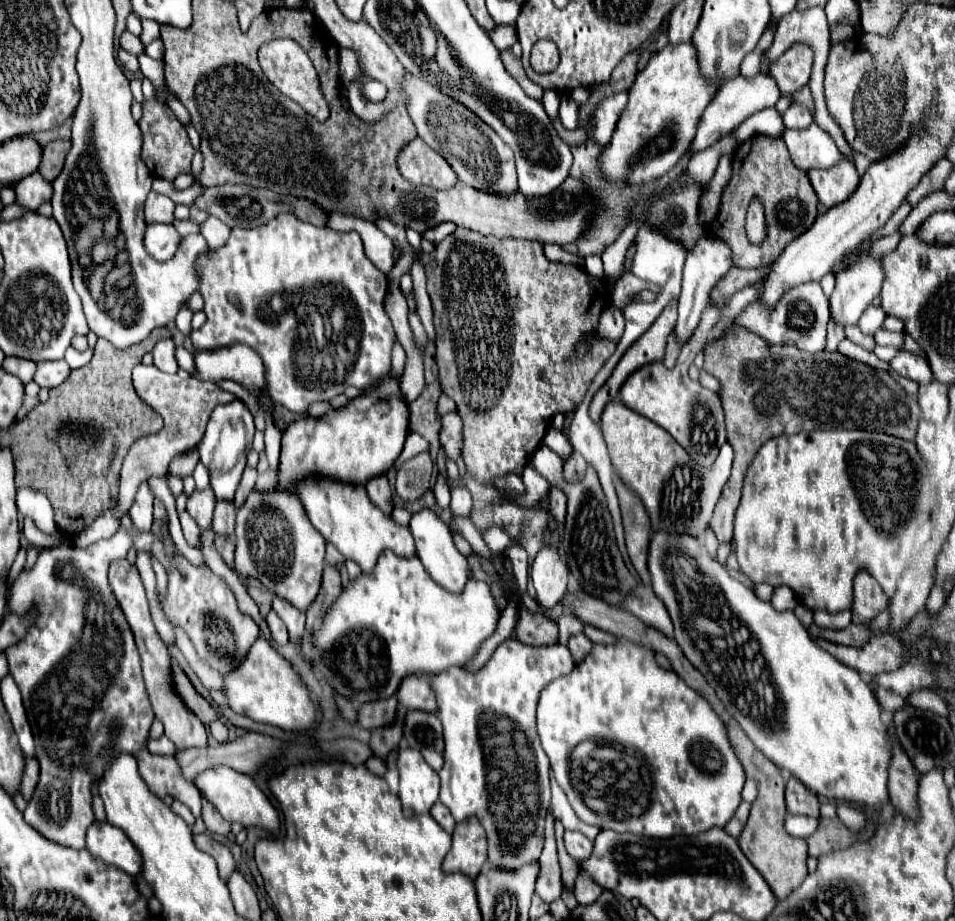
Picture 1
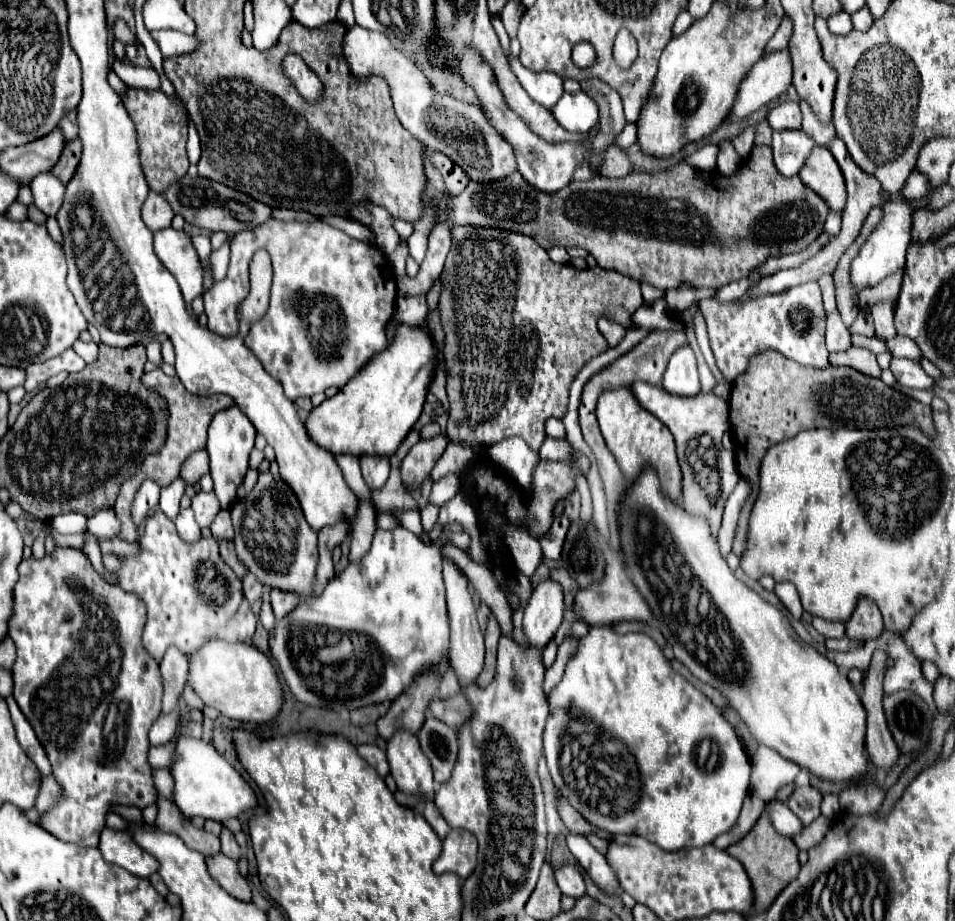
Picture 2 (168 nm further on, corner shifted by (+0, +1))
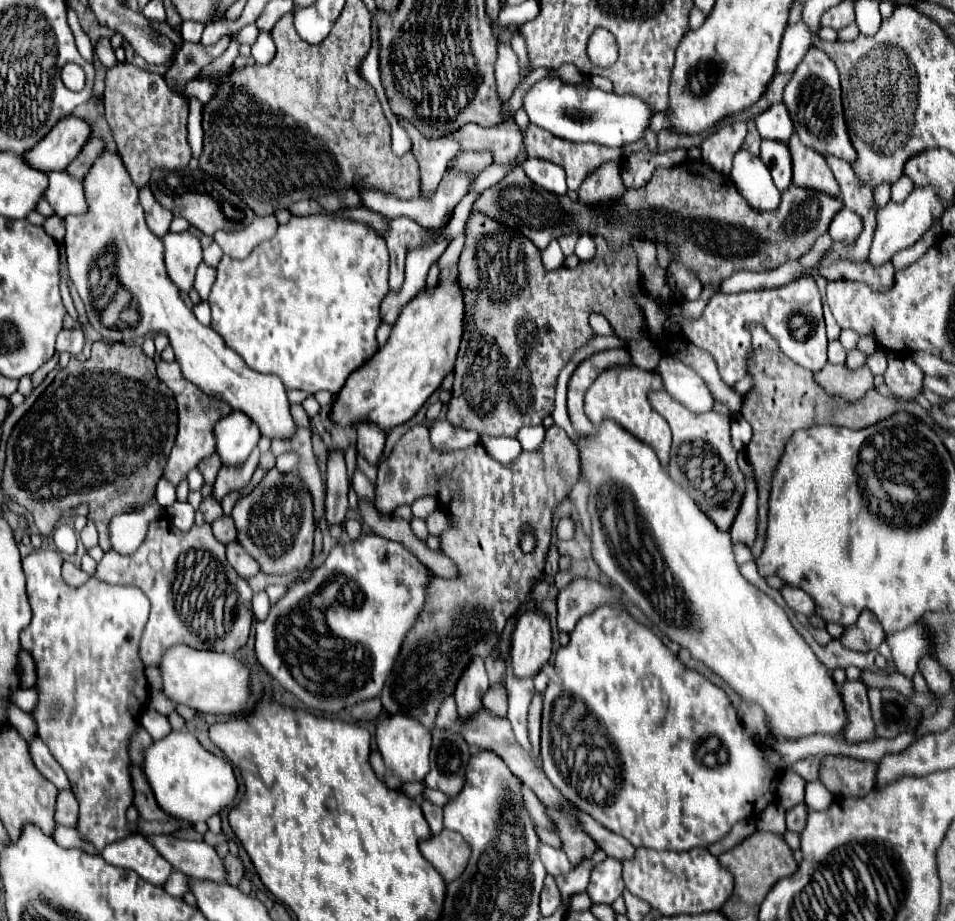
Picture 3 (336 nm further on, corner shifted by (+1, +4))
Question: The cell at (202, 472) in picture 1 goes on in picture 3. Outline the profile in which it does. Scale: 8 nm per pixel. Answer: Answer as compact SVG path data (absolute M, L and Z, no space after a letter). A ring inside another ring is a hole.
M256 448L242 466L236 466L236 468L222 466L214 482L214 498L222 500L222 496L226 496L228 492L244 488L250 482L252 472L258 466L258 458L260 458L260 450Z

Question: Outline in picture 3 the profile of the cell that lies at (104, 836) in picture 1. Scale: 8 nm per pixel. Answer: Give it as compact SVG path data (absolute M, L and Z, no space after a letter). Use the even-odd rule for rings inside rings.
M130 834L122 842L114 842L100 856L118 868L134 870L140 878L154 886L162 886L172 872L172 866L150 846L142 834Z

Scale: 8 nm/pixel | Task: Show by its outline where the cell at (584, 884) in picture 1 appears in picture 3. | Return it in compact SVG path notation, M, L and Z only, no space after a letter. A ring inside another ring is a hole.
M540 842L540 846L538 846L538 856L540 856L540 860L542 860L542 864L544 864L544 868L546 868L548 874L558 876L558 874L570 872L570 862L568 862L566 854L562 854L562 850L552 848L552 846Z

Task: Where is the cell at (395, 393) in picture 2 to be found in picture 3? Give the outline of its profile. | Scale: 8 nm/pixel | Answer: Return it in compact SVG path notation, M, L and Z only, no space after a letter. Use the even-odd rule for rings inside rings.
M444 280L434 288L420 290L402 308L386 346L348 378L330 416L342 426L360 420L378 422L382 430L408 422L454 370L462 332L464 292L458 280Z

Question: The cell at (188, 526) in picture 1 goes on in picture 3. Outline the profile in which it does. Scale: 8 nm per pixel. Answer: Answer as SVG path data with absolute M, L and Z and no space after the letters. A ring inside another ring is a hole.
M174 502L172 506L166 508L170 520L176 524L176 528L180 530L190 530L190 526L194 524L194 508L188 502Z

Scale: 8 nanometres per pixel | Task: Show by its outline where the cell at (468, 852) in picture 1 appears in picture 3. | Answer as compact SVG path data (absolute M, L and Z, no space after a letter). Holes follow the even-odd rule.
M442 830L440 834L422 840L418 848L422 856L436 868L436 872L442 874L446 884L462 876L470 858L470 846L466 846L462 836L454 834L452 830Z

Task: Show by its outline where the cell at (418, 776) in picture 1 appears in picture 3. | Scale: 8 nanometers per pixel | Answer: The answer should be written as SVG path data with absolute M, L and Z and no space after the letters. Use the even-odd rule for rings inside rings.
M390 714L376 724L376 746L384 758L384 764L402 782L422 782L428 774L430 762L428 754L432 748L432 730L422 726L422 722L408 714Z

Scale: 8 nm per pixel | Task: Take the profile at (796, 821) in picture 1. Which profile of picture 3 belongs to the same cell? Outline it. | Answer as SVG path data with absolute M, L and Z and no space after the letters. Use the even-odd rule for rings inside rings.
M770 804L758 818L758 830L764 832L772 832L782 836L786 832L786 810L780 804ZM762 814L764 814L764 822L762 822Z

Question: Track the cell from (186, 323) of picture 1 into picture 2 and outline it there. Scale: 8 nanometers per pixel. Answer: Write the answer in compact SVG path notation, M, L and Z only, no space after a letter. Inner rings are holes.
M173 227L155 231L155 255L171 273L175 273L183 299L191 305L191 301L203 293L203 275L189 235Z

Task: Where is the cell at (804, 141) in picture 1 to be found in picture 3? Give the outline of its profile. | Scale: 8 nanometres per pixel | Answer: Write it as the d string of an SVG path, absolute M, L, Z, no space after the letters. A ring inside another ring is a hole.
M762 142L760 146L760 160L768 166L772 180L780 192L784 192L790 184L790 152L786 150L784 142Z

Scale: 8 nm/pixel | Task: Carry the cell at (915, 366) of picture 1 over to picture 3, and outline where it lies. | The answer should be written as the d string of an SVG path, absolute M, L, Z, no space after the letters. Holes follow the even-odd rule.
M890 354L884 380L896 398L904 402L914 400L914 396L922 390L922 378L924 378L922 370L914 364L910 356Z

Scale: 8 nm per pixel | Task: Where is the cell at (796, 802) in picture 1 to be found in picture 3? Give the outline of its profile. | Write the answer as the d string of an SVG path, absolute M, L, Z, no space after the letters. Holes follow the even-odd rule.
M798 804L794 806L792 810L786 812L786 828L790 832L796 832L796 834L802 834L804 826L806 826L806 804Z

